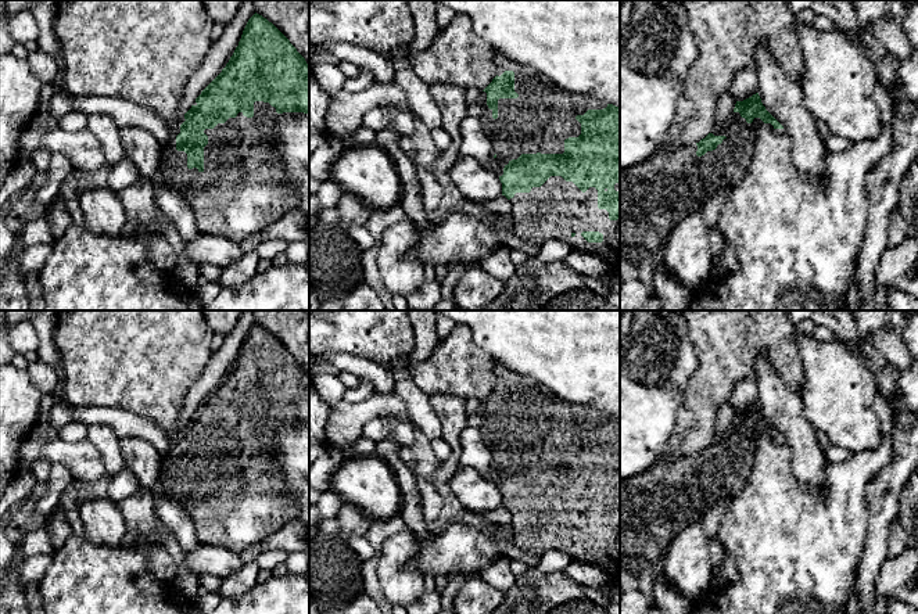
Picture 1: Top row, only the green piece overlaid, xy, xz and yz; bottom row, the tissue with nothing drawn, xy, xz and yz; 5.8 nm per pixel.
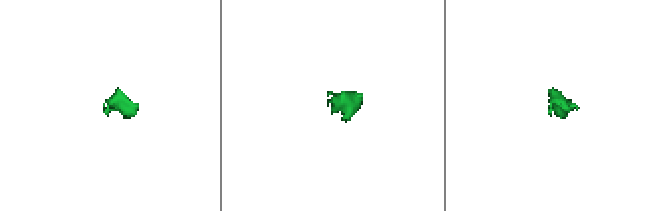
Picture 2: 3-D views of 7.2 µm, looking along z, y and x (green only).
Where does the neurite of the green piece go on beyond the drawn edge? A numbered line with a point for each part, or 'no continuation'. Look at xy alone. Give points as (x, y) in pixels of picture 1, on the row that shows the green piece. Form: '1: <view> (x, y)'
1: xy (241, 191)

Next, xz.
1: xz (542, 117)

